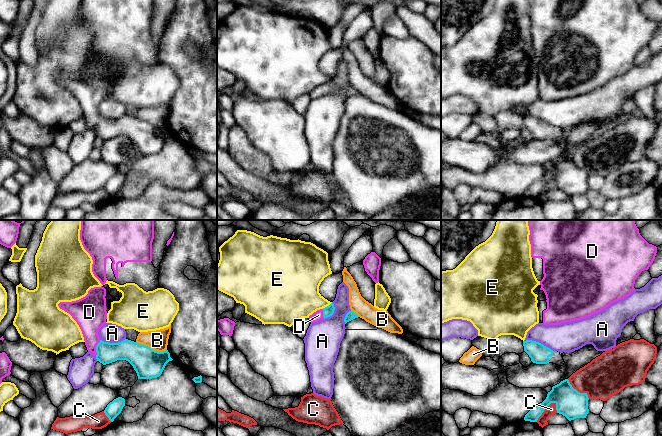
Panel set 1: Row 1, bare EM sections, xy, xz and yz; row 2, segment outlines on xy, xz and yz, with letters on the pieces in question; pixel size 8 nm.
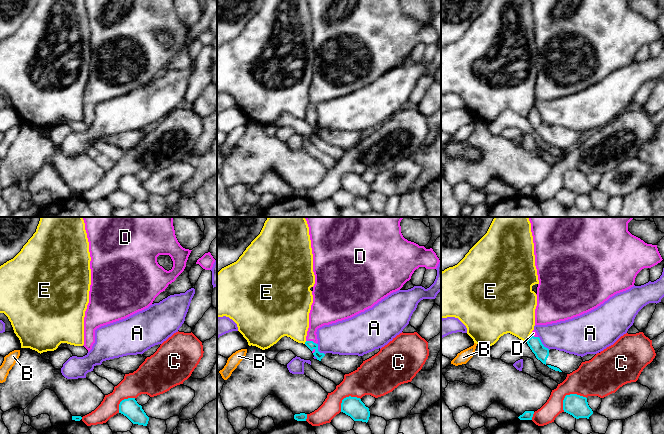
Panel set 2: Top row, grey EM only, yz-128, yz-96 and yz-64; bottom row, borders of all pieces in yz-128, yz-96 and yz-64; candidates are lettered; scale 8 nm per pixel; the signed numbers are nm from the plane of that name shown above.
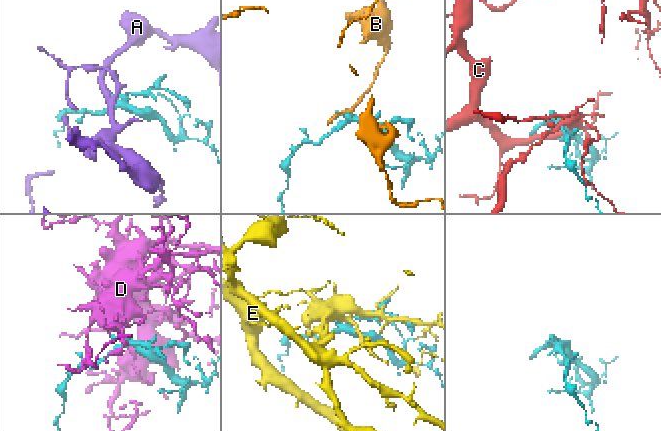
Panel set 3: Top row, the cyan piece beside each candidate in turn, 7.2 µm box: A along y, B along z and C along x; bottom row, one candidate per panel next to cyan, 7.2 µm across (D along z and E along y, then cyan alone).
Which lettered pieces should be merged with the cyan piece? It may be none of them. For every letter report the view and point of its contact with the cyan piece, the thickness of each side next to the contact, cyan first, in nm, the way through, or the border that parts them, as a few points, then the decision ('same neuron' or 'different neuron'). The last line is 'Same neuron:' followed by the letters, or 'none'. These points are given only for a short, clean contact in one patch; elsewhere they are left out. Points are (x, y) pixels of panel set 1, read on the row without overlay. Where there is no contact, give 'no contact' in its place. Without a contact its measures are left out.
A: yz (538, 118) | 160/240 nm | along yz (524, 116), (538, 117), (553, 127) | different neuron
B: xy (150, 124) | 240/160 nm | along xy (136, 117), (158, 127), (166, 126) | different neuron
C: yz (544, 185) | 220/80 nm | different neuron
D: xy (96, 124) | 160/220 nm | across xy (127, 126), (102, 126), (96, 124), (90, 111), (90, 94) | same neuron
E: xz (327, 82) | 90/340 nm | different neuron
Same neuron: D

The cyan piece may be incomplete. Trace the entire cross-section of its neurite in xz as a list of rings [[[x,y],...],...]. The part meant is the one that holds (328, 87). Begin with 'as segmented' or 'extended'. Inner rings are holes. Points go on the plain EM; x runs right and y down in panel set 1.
extended | [[[332,78],[329,82],[327,82],[323,85],[317,86],[312,91],[310,91],[309,97],[311,99],[314,99],[314,98],[318,98],[320,96],[323,96],[325,94],[328,94],[328,93],[333,91],[334,86],[335,86],[335,83],[334,83],[334,80]]]

